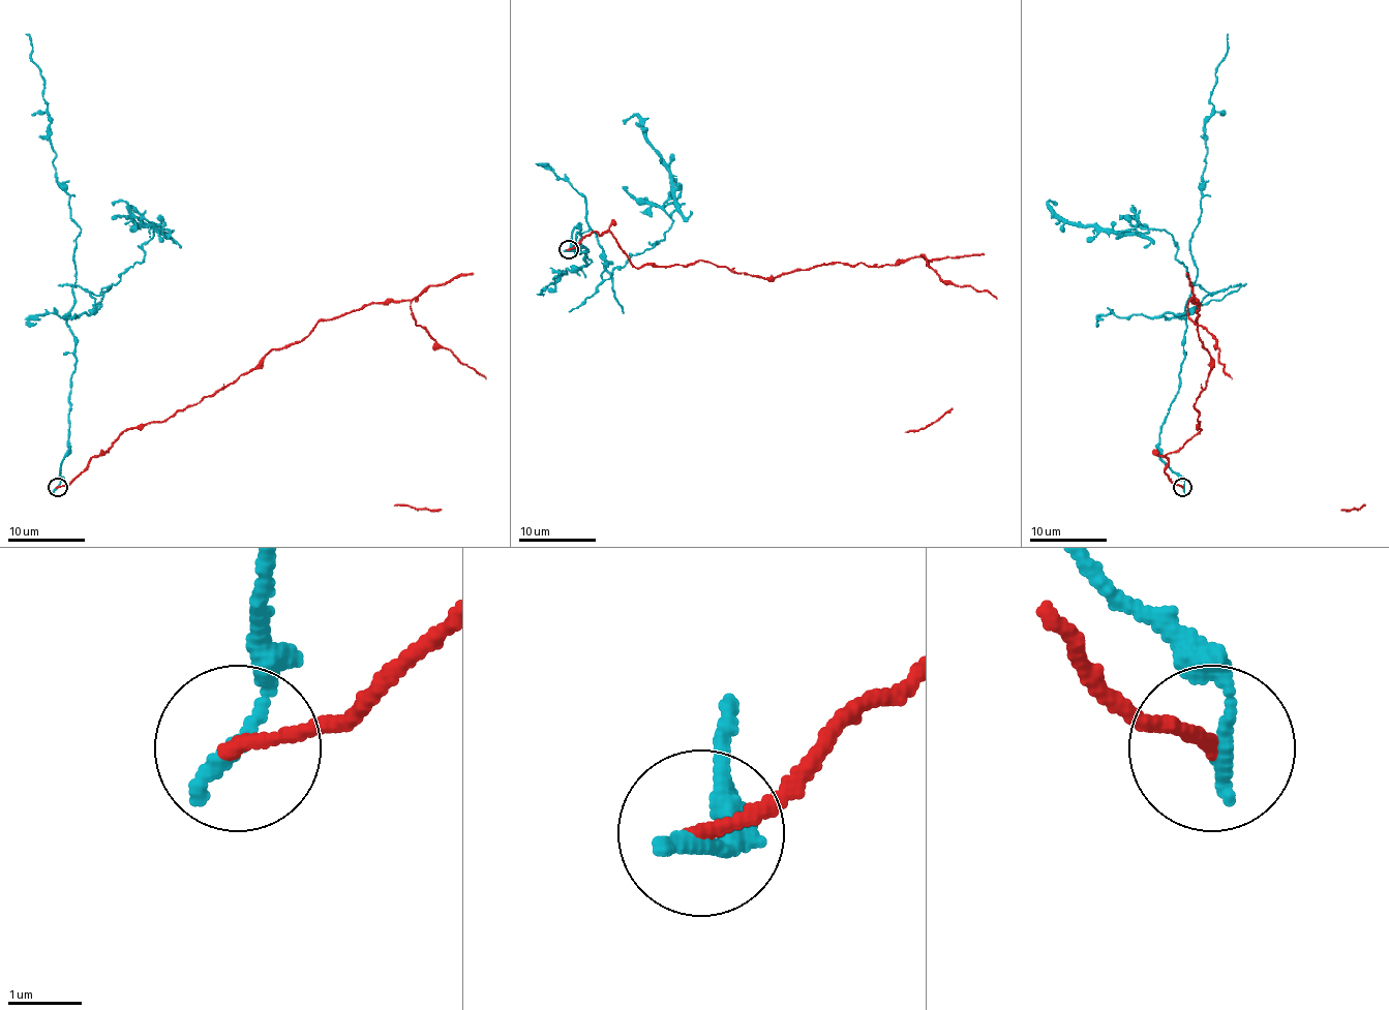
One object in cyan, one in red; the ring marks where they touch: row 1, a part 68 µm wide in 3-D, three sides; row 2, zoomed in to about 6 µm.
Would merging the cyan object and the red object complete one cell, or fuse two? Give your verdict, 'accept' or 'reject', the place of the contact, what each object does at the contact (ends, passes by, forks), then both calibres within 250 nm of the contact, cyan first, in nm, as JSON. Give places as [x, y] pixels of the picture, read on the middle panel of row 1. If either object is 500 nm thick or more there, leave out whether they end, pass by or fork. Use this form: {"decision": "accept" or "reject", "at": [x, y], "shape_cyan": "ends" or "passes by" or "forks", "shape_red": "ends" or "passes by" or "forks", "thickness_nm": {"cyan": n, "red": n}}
{"decision": "reject", "at": [568, 249], "shape_cyan": "ends", "shape_red": "ends", "thickness_nm": {"cyan": 240, "red": 200}}

